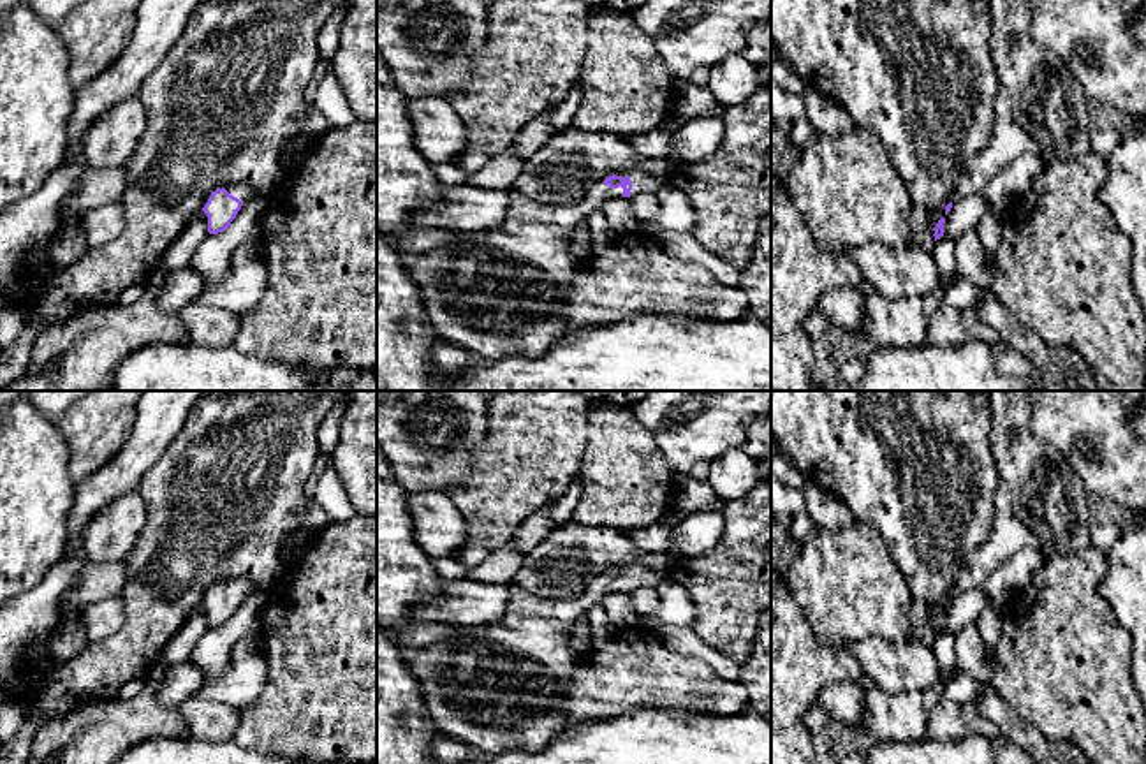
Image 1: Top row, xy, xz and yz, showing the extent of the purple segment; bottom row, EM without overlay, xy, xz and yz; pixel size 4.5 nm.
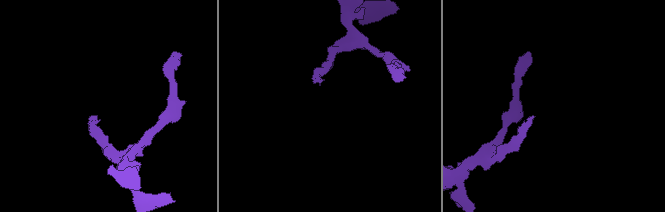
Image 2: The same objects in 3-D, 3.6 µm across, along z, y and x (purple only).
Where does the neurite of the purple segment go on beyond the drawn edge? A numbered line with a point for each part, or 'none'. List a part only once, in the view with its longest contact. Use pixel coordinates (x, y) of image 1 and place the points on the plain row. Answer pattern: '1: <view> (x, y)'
1: xz (504, 685)

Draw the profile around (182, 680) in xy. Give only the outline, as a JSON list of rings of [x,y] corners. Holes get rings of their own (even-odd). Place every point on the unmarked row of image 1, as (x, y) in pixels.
[[[176,662],[155,683],[155,694],[164,706],[180,708],[188,697],[195,695],[204,681],[206,676],[195,662]]]

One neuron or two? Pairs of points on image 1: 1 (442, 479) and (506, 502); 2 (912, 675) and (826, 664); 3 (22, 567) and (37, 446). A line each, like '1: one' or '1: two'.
1: two
2: two
3: one

